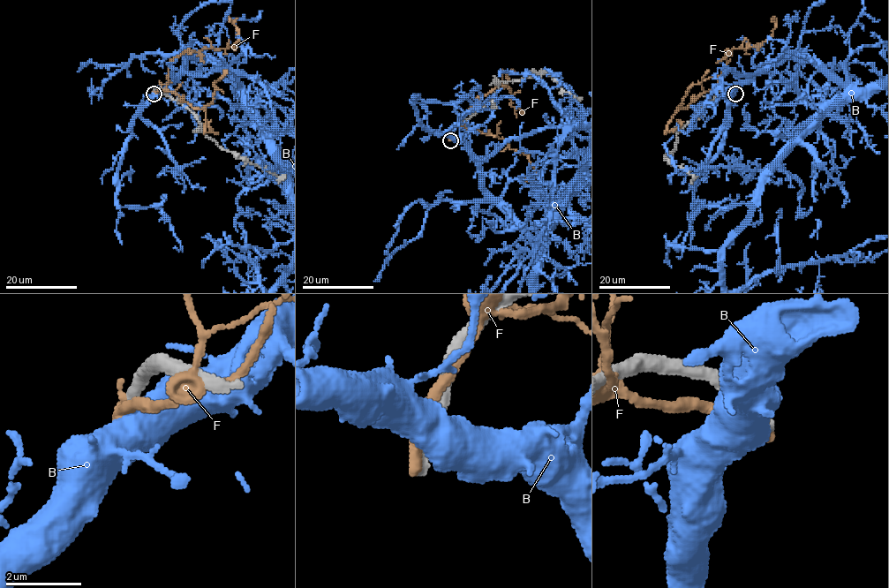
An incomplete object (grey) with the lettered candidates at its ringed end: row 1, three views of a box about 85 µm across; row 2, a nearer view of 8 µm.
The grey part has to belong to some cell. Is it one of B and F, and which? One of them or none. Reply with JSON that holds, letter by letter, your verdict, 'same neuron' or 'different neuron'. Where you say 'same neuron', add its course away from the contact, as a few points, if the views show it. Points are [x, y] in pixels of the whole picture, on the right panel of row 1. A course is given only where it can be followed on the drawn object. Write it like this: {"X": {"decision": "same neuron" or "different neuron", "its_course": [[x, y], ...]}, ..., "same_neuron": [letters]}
{"B": {"decision": "different neuron"}, "F": {"decision": "different neuron"}, "same_neuron": []}

